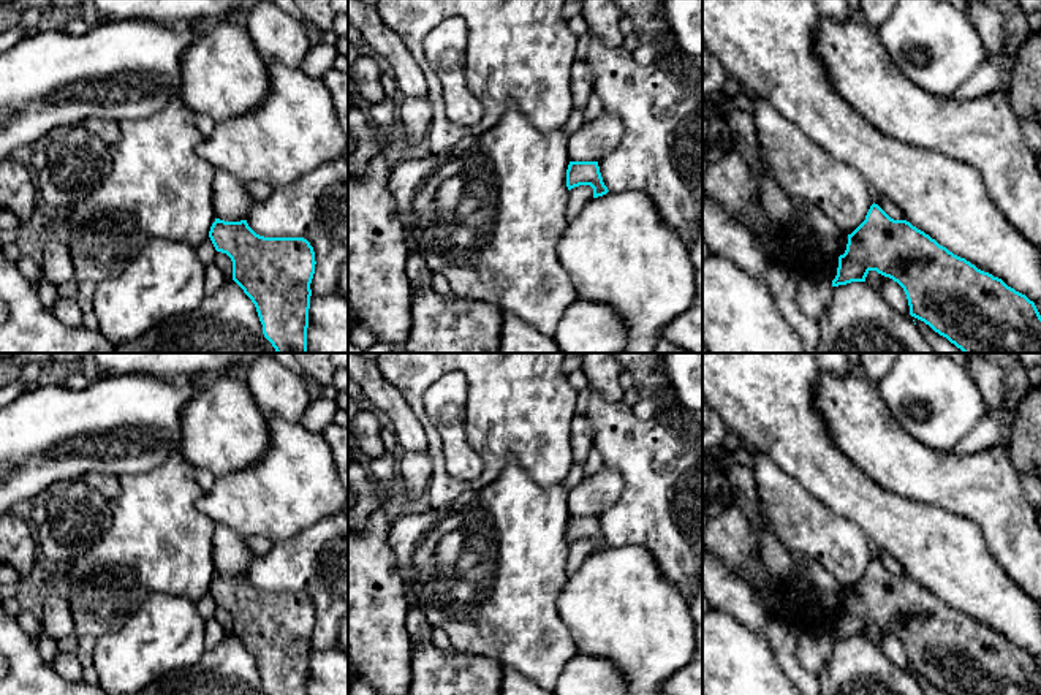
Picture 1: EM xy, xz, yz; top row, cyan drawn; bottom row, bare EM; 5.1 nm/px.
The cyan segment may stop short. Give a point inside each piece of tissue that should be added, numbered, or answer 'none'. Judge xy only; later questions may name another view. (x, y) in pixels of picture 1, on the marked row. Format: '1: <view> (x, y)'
none

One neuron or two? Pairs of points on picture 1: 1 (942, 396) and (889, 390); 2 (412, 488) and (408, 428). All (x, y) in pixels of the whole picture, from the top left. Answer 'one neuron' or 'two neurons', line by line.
1: one neuron
2: two neurons

